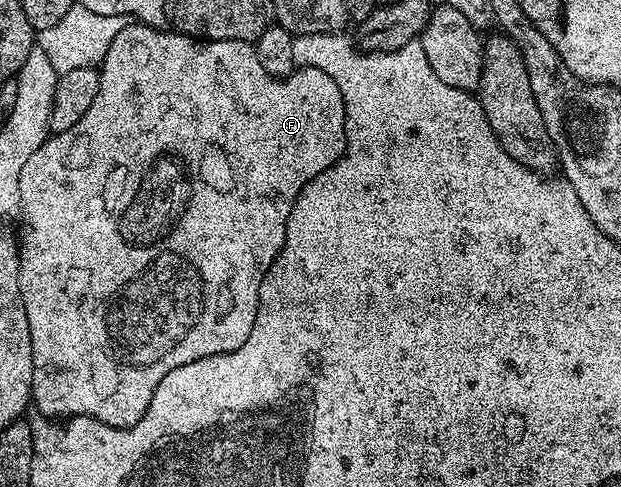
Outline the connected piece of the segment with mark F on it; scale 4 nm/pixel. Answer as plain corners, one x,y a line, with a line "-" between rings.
139,22
125,23
124,29
110,42
110,50
106,50
104,63
99,65
100,85
98,86
98,98
92,100
90,110
70,130
49,135
34,154
30,154
26,166
22,166
22,174
18,177
18,194
20,195
20,232
18,231
18,243
20,245
20,285
22,286
22,302
26,302
26,318
30,322
30,342
34,354
34,378
32,379
32,404
39,415
49,418
67,418
69,416
89,416
98,418
106,426
115,428
133,428
144,414
150,402
154,398
154,390
158,390
158,382
170,374
170,370
178,370
178,366
186,366
186,362
194,362
198,358
207,356
223,356
229,352
237,352
250,338
250,330
254,330
254,318
258,314
258,290
262,286
262,278
270,270
270,266
278,258
278,254
284,245
286,238
286,226
292,213
294,202
298,194
304,189
310,180
318,174
322,174
330,166
334,166
344,157
344,99
342,90
326,74
317,68
297,67
291,74
283,78
266,74
262,70
262,62
258,62
258,54
255,47
247,40
202,40
194,36
185,36
182,32
165,30
164,28
152,28
148,24

